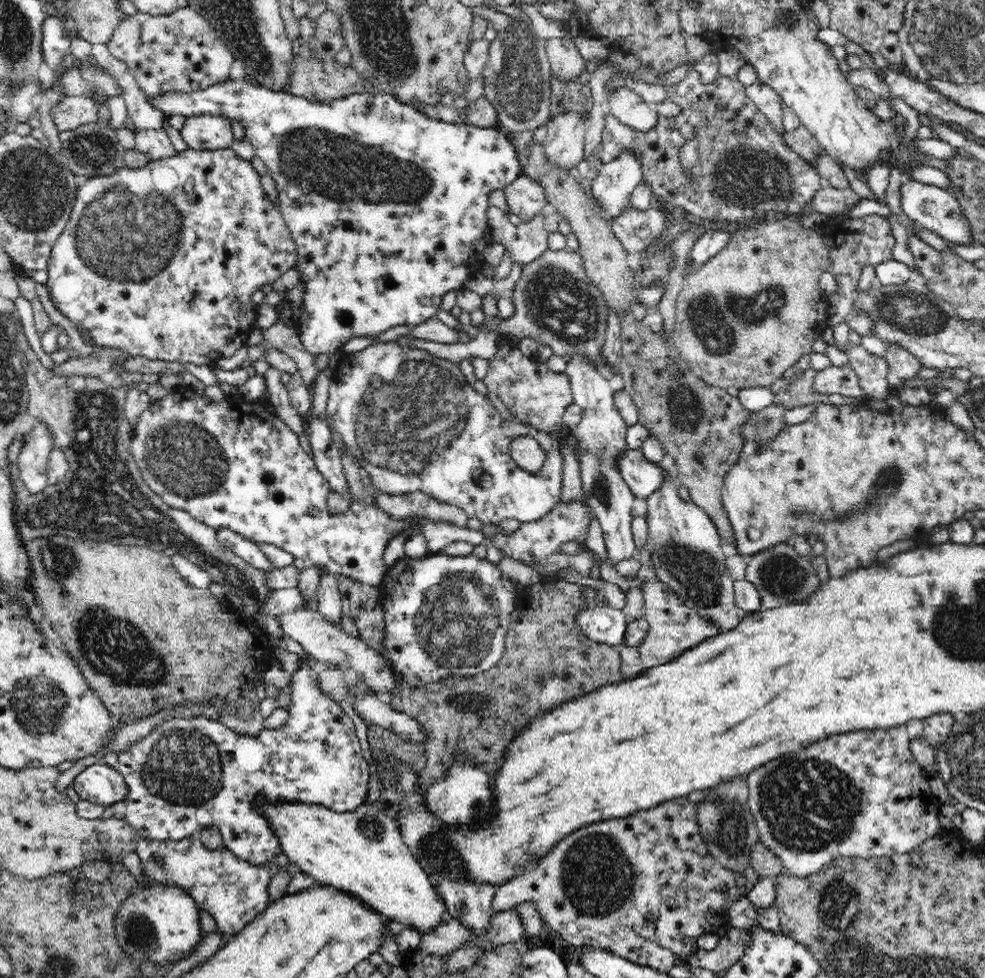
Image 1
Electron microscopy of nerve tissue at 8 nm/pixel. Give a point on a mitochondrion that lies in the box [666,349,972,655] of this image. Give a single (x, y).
(889, 477)

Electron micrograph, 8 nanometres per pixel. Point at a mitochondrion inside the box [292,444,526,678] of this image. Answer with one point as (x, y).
(458, 624)

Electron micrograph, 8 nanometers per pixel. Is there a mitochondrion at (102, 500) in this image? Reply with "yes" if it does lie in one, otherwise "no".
yes

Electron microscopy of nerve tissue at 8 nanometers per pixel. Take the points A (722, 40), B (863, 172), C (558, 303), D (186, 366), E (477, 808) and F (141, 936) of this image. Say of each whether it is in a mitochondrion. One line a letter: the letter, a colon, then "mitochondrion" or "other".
A: other
B: other
C: mitochondrion
D: other
E: mitochondrion
F: mitochondrion

